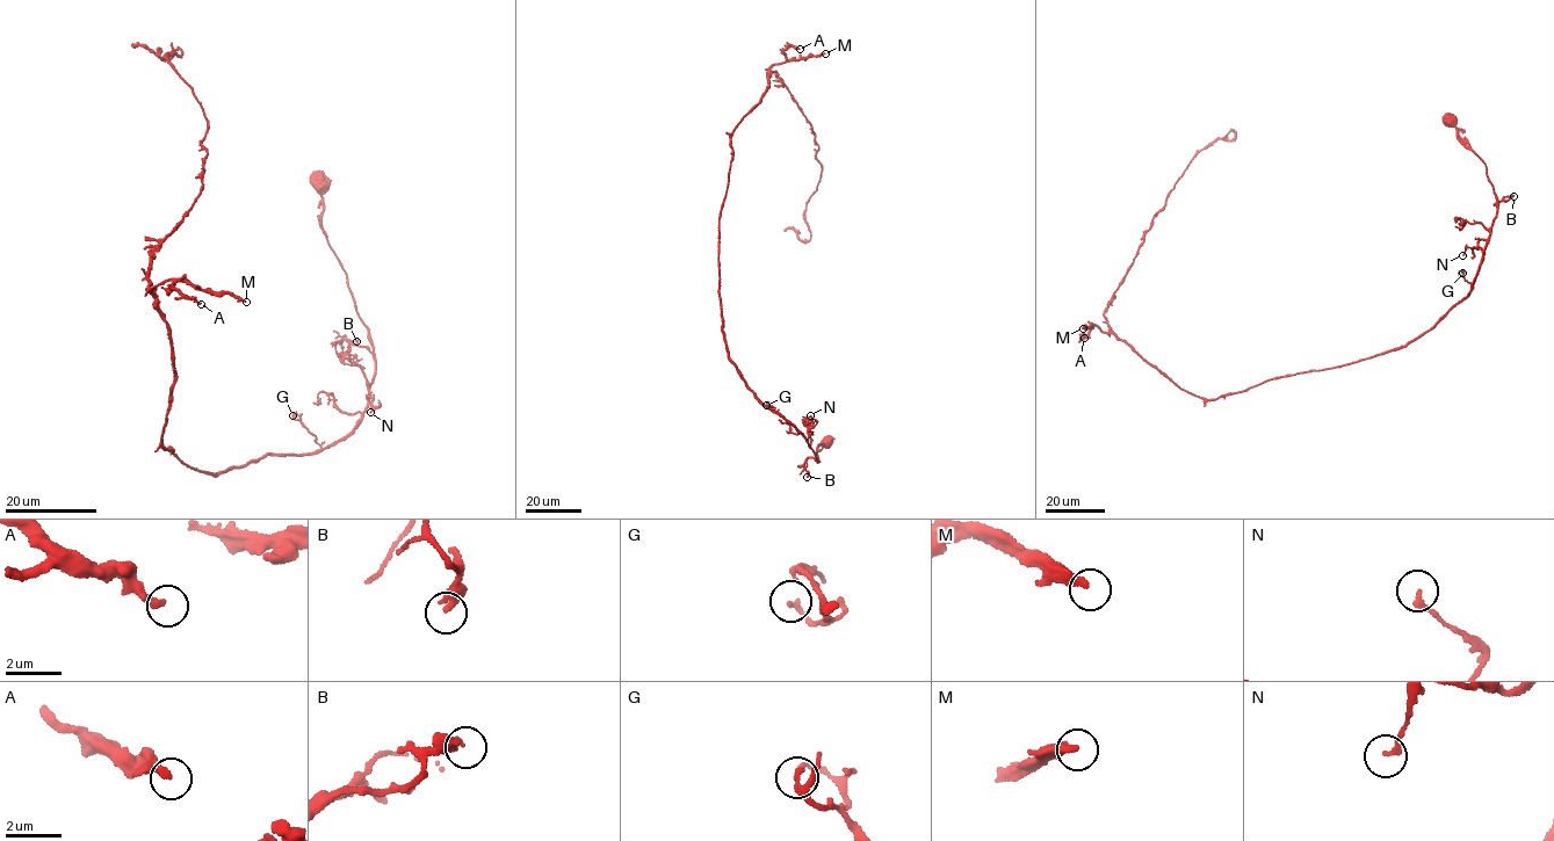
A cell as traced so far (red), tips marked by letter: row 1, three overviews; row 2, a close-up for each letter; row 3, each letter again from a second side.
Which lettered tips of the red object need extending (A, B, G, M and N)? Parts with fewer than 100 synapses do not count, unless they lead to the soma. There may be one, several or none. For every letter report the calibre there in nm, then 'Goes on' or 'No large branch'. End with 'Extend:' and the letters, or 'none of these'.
A: Thickness 280 nm. No large branch
B: Thickness 320 nm. No large branch
G: Thickness 160 nm. No large branch
M: Thickness 320 nm. Goes on
N: Thickness 180 nm. No large branch
Extend: M

